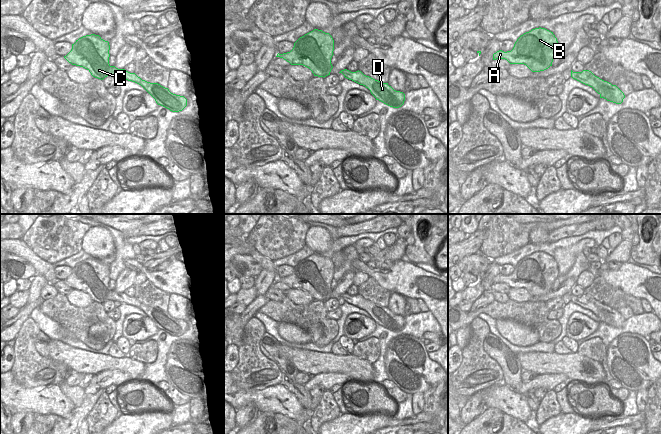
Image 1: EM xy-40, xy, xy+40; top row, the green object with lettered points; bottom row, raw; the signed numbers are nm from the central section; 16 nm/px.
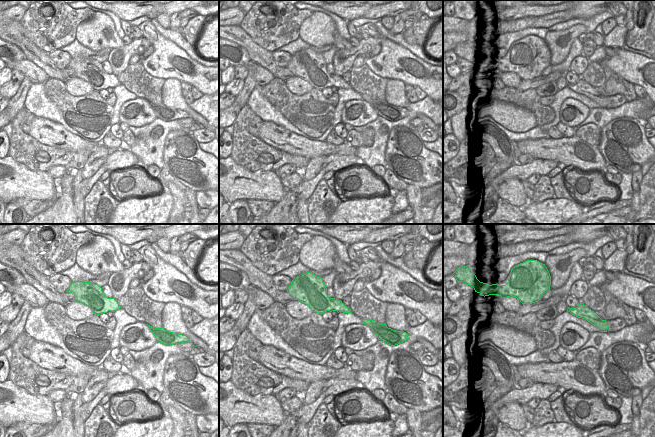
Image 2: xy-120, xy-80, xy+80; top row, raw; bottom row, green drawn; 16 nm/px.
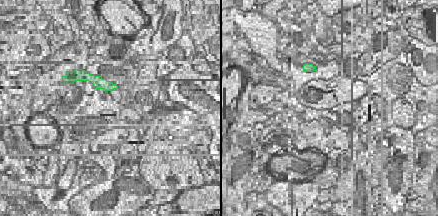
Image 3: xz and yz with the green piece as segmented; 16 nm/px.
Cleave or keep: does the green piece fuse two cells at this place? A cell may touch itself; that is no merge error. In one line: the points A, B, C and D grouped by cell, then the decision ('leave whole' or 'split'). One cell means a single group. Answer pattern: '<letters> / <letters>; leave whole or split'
A B C D; leave whole

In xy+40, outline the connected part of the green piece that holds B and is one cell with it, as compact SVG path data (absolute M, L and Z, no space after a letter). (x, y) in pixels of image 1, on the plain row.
M539 251L521 259L511 275L494 277L493 284L505 283L510 288L524 288L532 296L540 296L552 290L558 277L558 265L553 256Z

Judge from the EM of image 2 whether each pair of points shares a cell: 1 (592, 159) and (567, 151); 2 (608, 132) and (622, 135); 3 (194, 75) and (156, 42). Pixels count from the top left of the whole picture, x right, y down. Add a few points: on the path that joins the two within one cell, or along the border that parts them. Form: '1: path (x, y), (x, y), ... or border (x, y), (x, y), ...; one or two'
1: path (586, 158), (573, 153); one
2: path (611, 134), (619, 135); one
3: path (184, 72), (166, 55), (166, 52); one

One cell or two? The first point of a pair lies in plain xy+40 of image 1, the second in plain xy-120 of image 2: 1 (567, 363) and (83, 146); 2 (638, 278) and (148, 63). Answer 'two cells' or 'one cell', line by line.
1: one cell
2: one cell

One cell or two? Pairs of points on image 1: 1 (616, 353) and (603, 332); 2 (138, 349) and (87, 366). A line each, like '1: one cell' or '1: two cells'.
1: two cells
2: two cells

